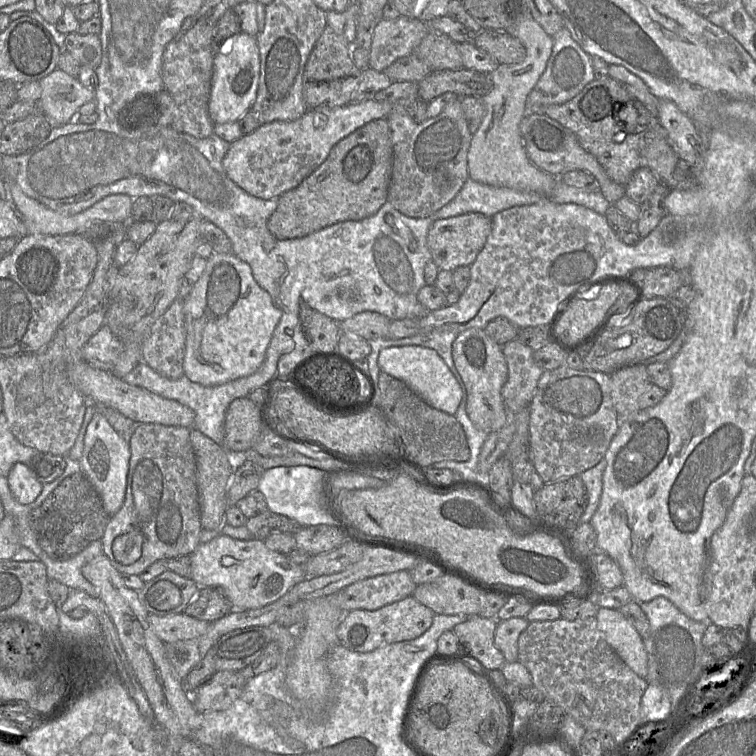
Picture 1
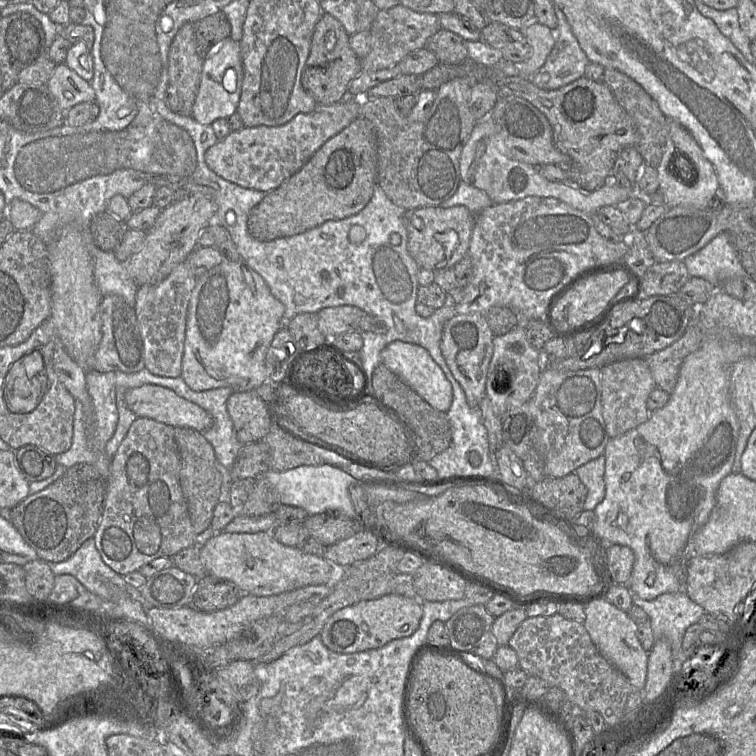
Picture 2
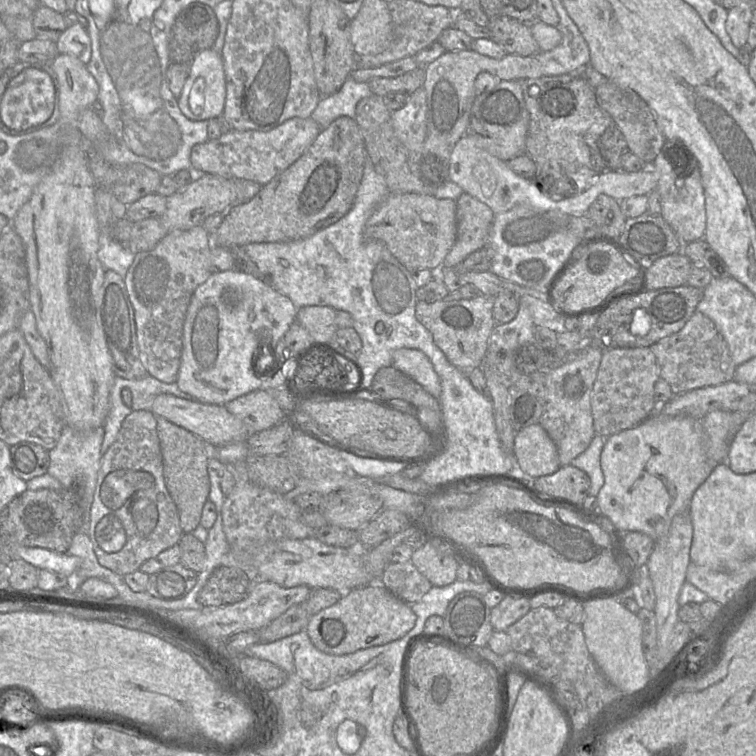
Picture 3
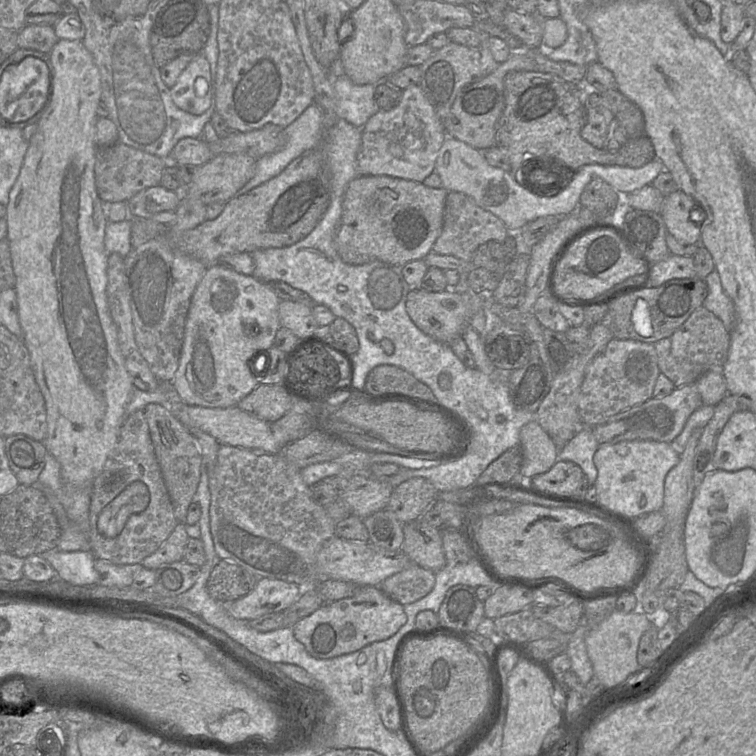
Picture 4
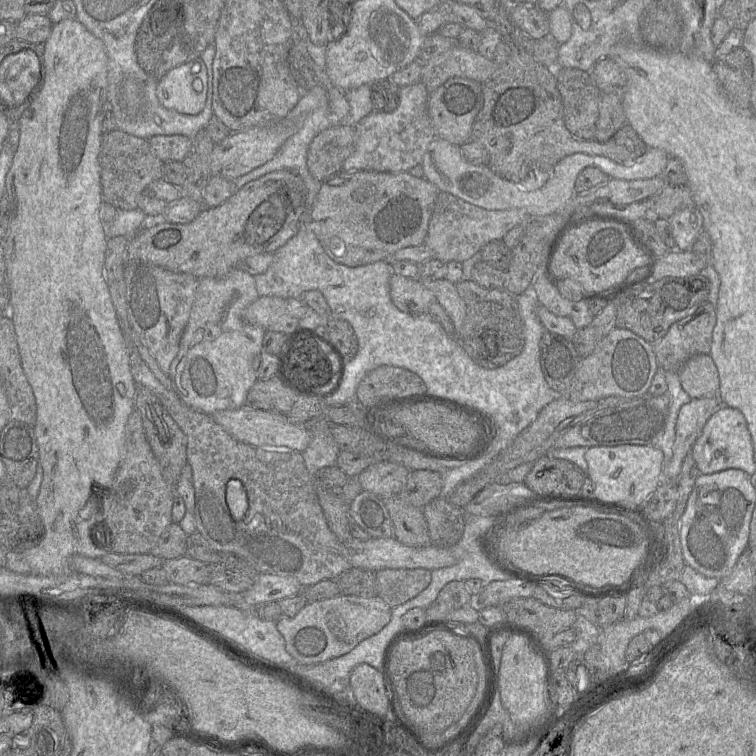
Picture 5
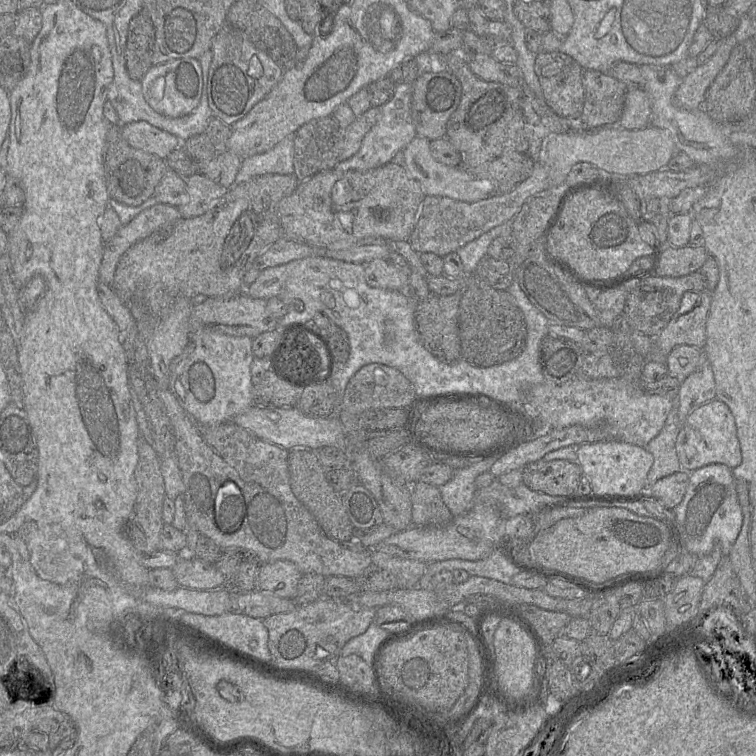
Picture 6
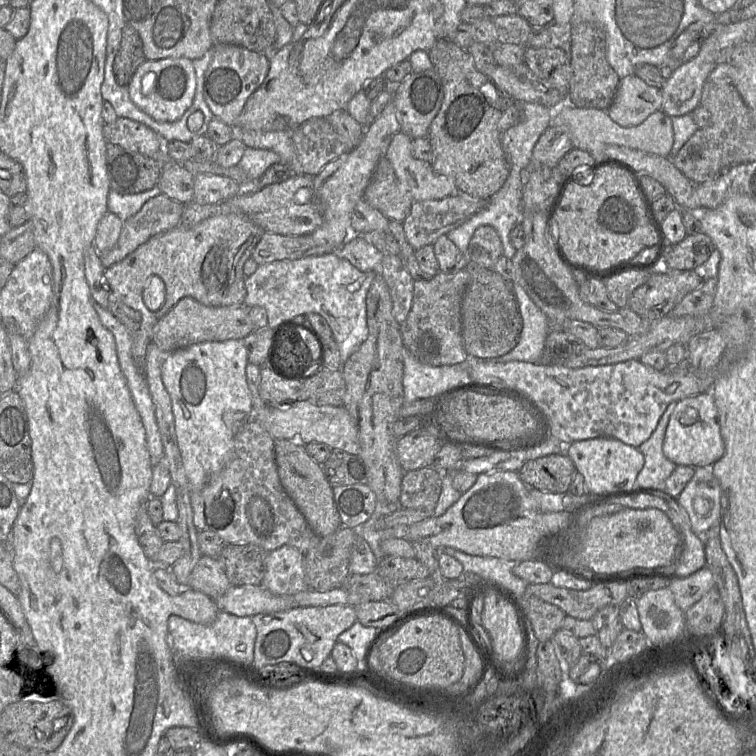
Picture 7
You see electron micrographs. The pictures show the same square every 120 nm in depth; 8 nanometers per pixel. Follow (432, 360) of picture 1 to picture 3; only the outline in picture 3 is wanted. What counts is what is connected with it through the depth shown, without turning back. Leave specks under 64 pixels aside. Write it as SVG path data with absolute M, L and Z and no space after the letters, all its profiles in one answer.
M411 348L397 349L392 353L392 364L439 399L442 392L441 380L422 351Z

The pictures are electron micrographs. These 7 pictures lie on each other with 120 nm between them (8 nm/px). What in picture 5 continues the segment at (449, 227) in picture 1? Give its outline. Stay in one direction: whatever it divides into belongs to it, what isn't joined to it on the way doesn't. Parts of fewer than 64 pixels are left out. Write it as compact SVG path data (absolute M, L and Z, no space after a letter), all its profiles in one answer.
M341 171L322 182L313 205L309 209L309 229L315 234L326 254L336 263L349 267L357 267L377 261L389 262L393 254L398 250L409 246L419 246L424 244L432 214L433 204L439 192L440 191L438 188L427 179L417 178L409 172L357 171L348 173Z

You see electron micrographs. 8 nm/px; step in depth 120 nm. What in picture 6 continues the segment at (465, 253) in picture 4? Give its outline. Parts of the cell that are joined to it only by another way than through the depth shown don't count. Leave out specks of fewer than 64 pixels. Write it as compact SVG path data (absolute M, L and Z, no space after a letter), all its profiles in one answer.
M537 163L531 175L513 190L477 202L464 202L445 196L425 196L408 241L419 254L432 252L443 258L492 228L511 221L526 200L547 189L550 189L549 175L545 168Z

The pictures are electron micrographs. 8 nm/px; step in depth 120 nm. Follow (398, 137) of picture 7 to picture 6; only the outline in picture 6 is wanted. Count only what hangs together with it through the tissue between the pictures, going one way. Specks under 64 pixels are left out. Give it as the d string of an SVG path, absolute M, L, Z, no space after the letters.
M416 136L401 152L403 164L410 175L419 182L426 196L445 196L464 202L477 202L497 194L492 180L481 179L462 166L448 166L433 158L430 141Z

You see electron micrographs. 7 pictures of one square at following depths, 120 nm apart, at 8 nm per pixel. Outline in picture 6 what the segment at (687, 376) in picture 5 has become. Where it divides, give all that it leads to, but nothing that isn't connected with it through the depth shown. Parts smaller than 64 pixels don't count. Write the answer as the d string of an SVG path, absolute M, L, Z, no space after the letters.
M690 345L676 346L665 359L668 374L685 379L697 371L706 361L704 349Z

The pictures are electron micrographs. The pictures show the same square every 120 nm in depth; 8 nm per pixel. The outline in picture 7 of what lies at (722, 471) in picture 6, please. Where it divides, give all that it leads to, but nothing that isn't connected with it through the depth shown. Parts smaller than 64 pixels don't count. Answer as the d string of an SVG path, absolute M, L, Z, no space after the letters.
M712 466L693 468L693 477L676 499L687 514L691 529L704 535L721 521L721 486Z

